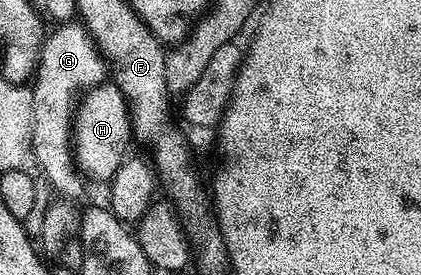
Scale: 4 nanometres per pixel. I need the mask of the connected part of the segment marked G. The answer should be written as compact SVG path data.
M66 21L57 27L59 28L56 31L51 34L49 32L43 40L41 57L38 61L38 66L35 68L30 87L33 95L33 135L31 137L31 145L34 161L37 167L39 165L47 181L58 195L46 209L45 207L43 208L42 214L44 213L44 215L40 223L38 241L43 254L48 257L49 255L59 256L66 244L71 242L71 239L81 230L84 217L79 207L84 195L84 183L74 150L74 122L79 99L89 93L89 91L101 86L108 77L107 60L96 46L94 38L86 30L85 24L78 21Z

